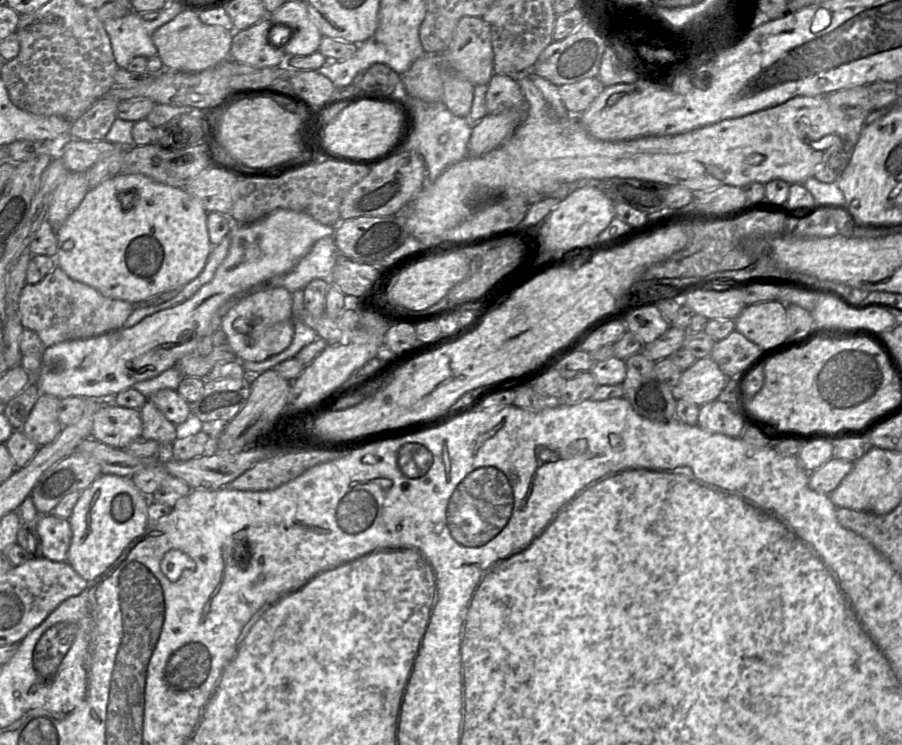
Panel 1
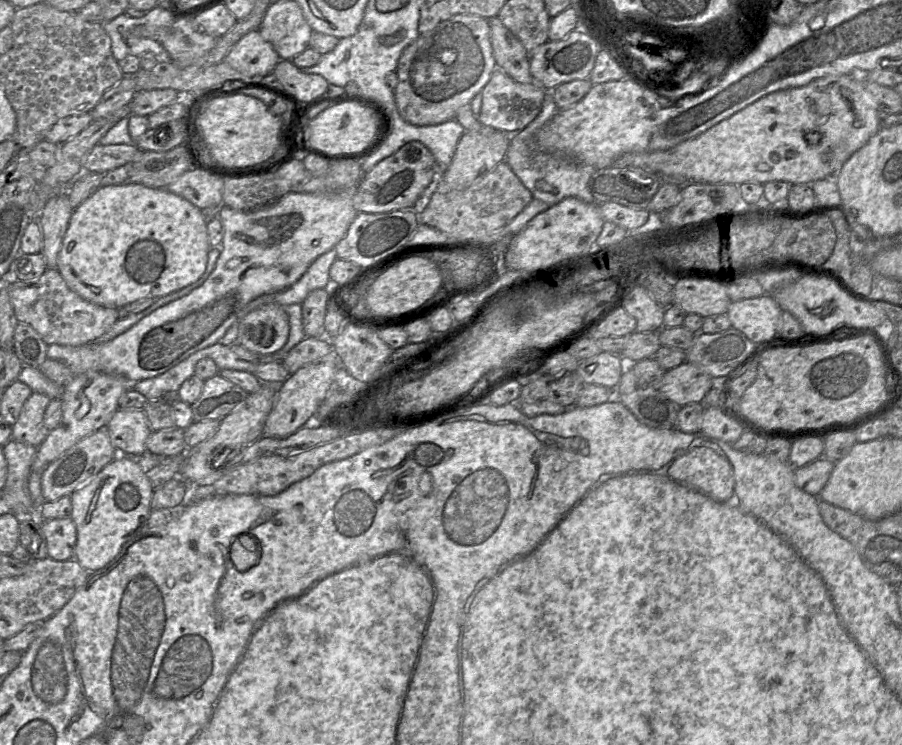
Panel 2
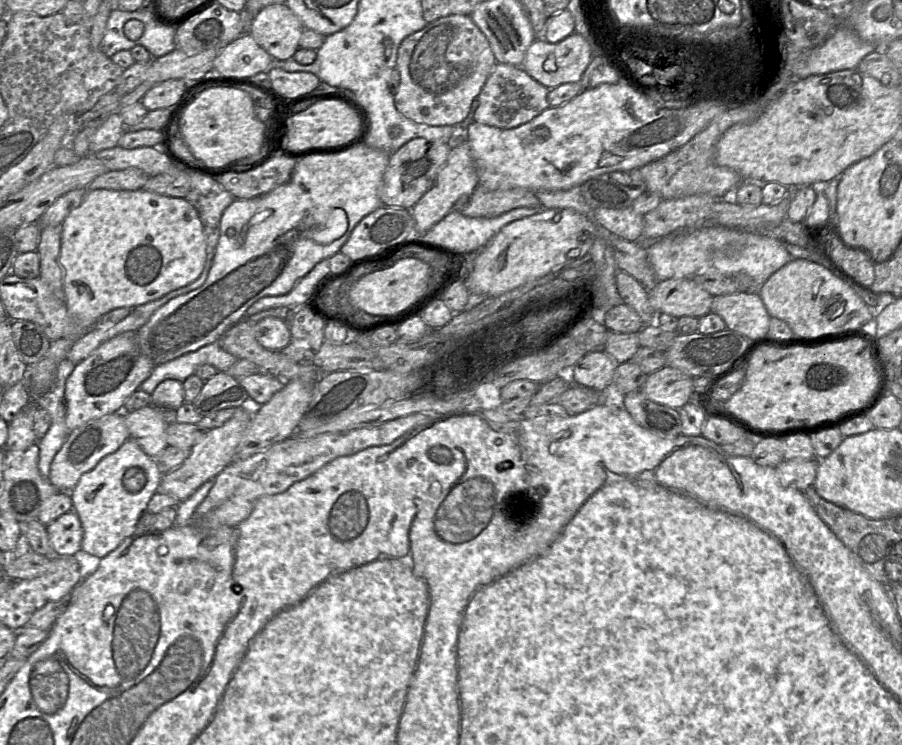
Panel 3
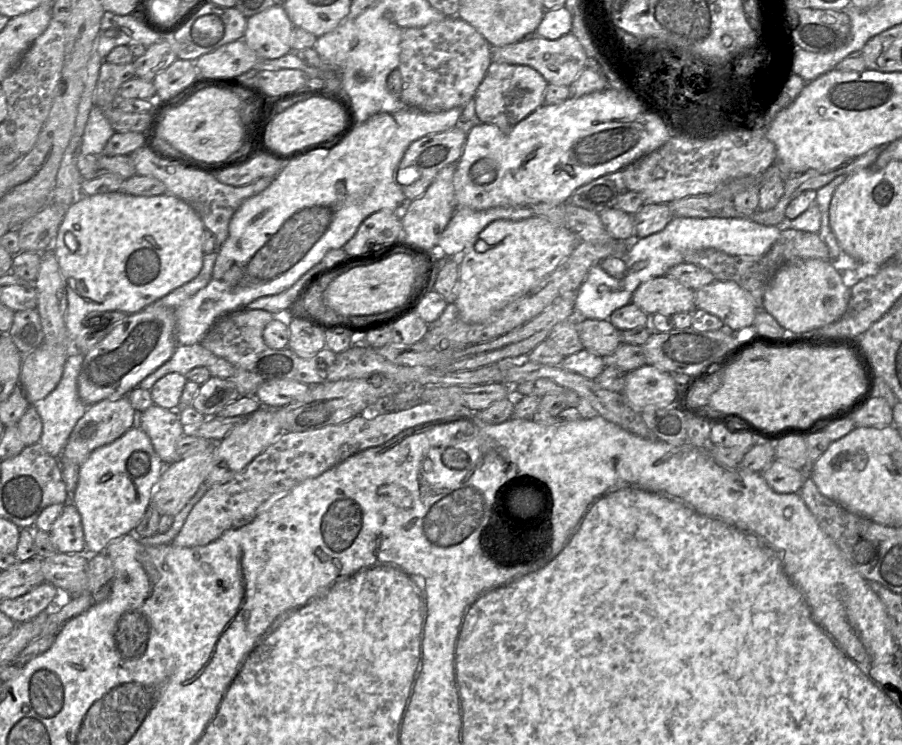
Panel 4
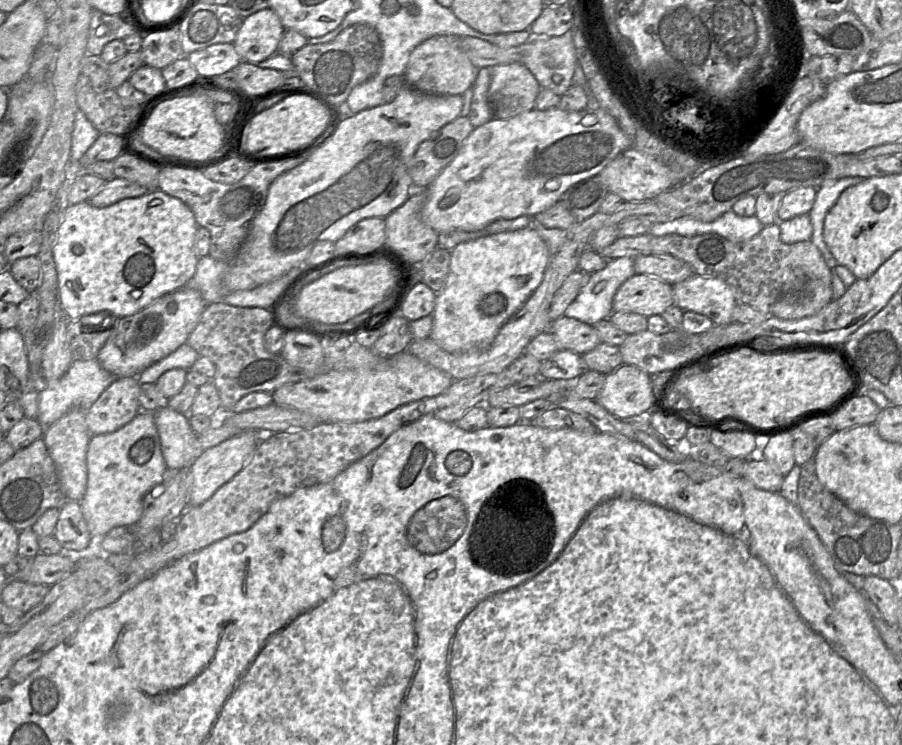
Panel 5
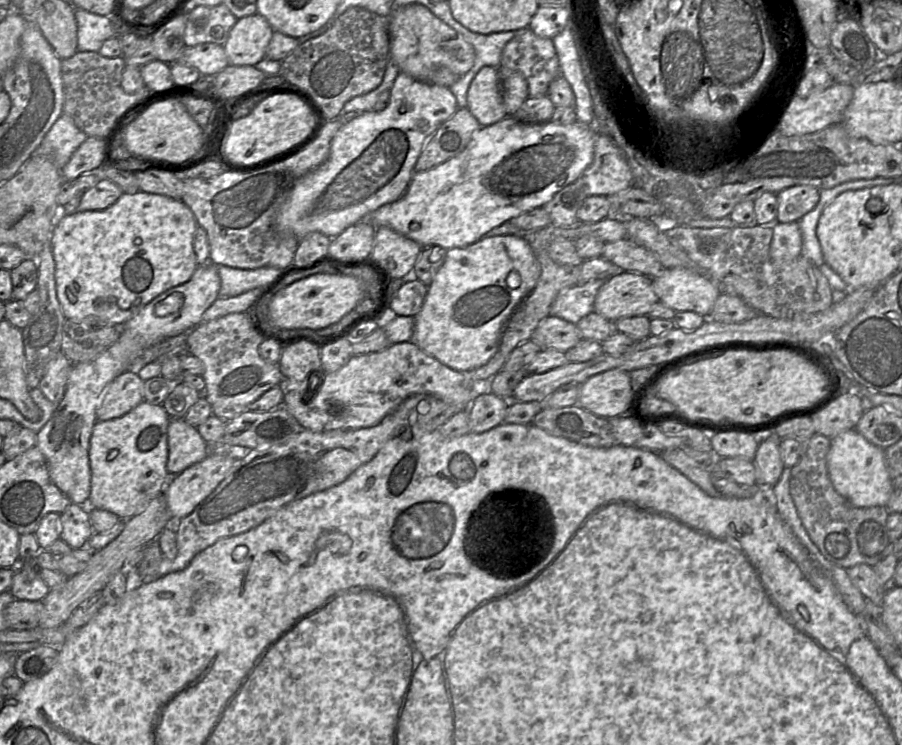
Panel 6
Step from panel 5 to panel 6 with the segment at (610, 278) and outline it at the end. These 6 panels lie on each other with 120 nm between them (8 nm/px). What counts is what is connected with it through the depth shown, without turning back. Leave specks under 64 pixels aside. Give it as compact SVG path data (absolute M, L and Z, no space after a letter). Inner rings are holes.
M608 279L591 280L563 289L555 298L549 314L577 324L584 316L594 311L596 295L606 280Z

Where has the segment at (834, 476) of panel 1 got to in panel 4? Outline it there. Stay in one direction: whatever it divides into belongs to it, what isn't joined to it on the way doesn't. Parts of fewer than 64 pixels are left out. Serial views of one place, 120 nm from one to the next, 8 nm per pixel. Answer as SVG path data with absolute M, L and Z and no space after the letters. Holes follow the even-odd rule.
M774 459L761 474L775 492L799 493L806 478L810 477L810 465L802 469L795 469ZM807 469L809 469L808 474L806 474Z

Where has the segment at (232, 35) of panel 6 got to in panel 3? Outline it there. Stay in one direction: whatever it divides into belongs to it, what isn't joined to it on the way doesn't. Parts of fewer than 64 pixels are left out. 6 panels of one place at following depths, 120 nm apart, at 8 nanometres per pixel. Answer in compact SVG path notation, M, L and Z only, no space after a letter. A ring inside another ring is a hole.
M270 4L252 19L250 35L274 60L286 60L300 48L304 27L286 4Z

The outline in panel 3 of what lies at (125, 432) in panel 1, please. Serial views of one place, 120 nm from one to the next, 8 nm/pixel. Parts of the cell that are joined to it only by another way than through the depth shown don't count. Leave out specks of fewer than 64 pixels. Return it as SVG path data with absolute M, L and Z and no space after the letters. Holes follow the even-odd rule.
M149 405L124 414L128 439L134 441L146 455L157 461L168 446L166 429L169 422L162 416L160 409Z

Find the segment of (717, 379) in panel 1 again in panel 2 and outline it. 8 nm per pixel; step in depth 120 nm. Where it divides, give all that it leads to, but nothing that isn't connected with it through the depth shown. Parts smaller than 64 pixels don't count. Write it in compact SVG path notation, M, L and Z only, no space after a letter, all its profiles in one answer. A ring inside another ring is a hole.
M684 362L665 372L657 388L678 407L701 403L711 388L712 377L699 367Z

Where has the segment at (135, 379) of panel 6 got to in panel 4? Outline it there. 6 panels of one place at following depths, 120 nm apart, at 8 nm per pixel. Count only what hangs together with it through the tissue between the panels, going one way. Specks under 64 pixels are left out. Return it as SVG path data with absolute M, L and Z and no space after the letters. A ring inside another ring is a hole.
M127 396L117 400L106 399L89 405L85 414L73 428L60 457L65 457L81 466L95 449L115 441L136 426L138 414Z

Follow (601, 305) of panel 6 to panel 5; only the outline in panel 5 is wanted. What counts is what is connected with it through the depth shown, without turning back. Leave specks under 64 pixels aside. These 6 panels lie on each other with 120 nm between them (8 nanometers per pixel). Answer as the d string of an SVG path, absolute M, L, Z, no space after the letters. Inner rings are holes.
M634 274L613 298L613 312L633 312L646 318L661 315L672 305L673 285L647 274Z

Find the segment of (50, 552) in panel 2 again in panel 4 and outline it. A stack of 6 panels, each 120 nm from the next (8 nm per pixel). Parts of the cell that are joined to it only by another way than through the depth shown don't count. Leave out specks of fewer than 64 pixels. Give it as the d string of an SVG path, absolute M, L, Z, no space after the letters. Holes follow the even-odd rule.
M69 501L49 531L50 539L59 553L84 553L86 549L82 521L76 506Z

